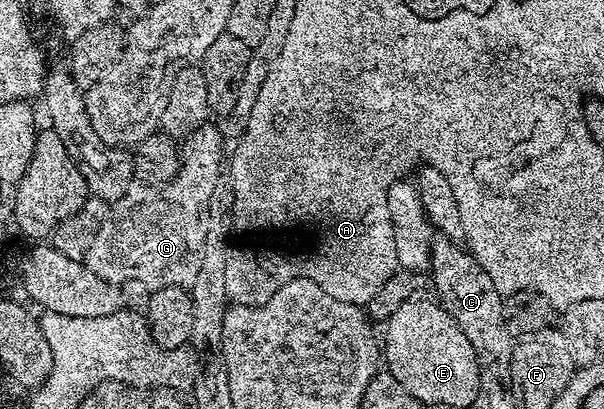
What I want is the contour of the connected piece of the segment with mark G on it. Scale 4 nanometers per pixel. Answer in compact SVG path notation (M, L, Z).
M209 121L188 132L180 143L177 176L160 188L161 195L155 196L154 199L145 199L142 203L127 208L125 216L109 215L98 222L94 247L89 251L88 258L97 259L96 272L103 283L110 285L134 283L135 286L142 287L142 292L148 293L168 287L188 289L195 281L195 273L199 273L199 261L203 257L202 211L209 197L210 187L219 182L217 173L223 169L223 163L221 167L223 144L218 128Z

